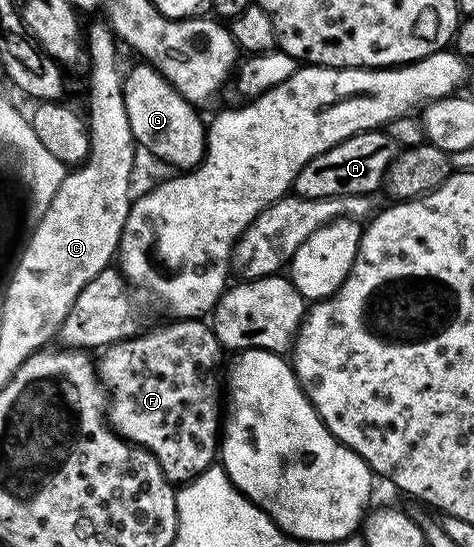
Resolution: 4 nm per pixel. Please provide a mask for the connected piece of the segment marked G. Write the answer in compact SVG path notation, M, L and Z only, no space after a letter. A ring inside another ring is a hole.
M138 64L131 71L126 71L123 80L123 99L125 100L125 108L129 116L129 128L133 132L136 143L140 147L143 146L155 158L160 158L163 162L168 162L174 169L179 172L190 172L203 161L205 153L205 122L199 119L199 114L192 103L185 100L185 96L181 96L181 92L177 92L177 88L173 88L173 84L169 84L169 80L165 80L152 66L146 64Z

